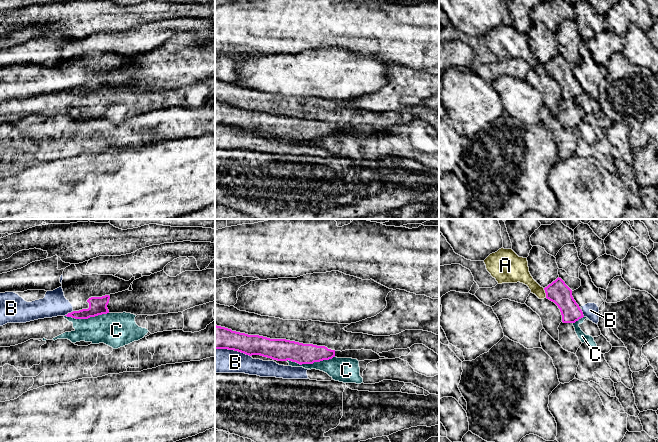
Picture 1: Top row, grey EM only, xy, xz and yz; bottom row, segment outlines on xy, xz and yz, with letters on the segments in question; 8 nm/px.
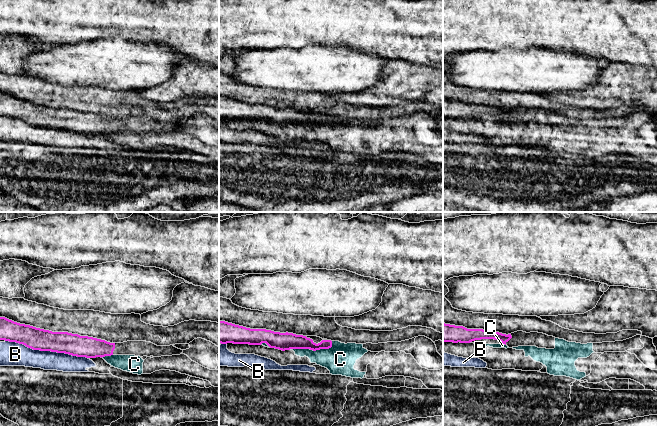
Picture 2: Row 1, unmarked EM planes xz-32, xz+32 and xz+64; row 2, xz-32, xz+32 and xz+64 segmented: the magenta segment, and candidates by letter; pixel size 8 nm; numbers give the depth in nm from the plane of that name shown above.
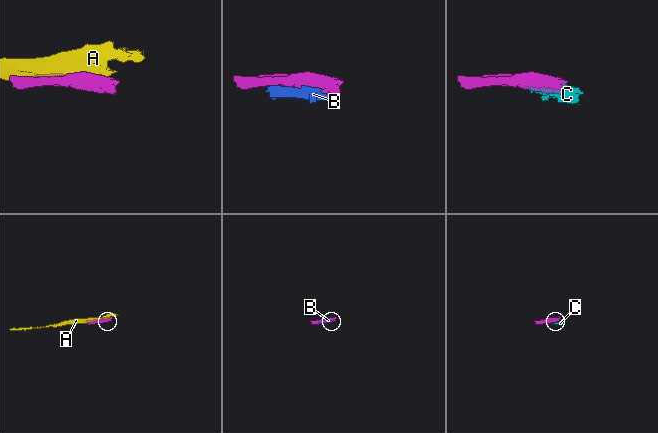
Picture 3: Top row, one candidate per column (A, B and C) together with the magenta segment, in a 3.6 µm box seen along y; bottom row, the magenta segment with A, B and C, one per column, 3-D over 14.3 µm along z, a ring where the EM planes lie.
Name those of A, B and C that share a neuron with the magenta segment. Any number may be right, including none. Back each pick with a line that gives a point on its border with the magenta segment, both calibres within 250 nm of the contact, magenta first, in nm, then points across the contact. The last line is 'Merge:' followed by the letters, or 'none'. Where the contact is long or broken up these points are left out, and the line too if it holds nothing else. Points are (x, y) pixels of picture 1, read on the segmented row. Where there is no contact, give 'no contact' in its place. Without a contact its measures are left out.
Merge: none

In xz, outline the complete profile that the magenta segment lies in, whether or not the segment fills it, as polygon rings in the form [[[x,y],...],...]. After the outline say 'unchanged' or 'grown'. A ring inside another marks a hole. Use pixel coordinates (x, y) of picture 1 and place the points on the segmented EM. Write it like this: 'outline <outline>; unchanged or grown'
outline [[[215,325],[215,349],[234,350],[246,355],[260,355],[277,361],[292,361],[300,365],[313,364],[333,357],[352,358],[358,361],[388,359],[372,350],[335,351],[325,346],[303,344],[286,339],[270,339],[248,335]]]; grown

